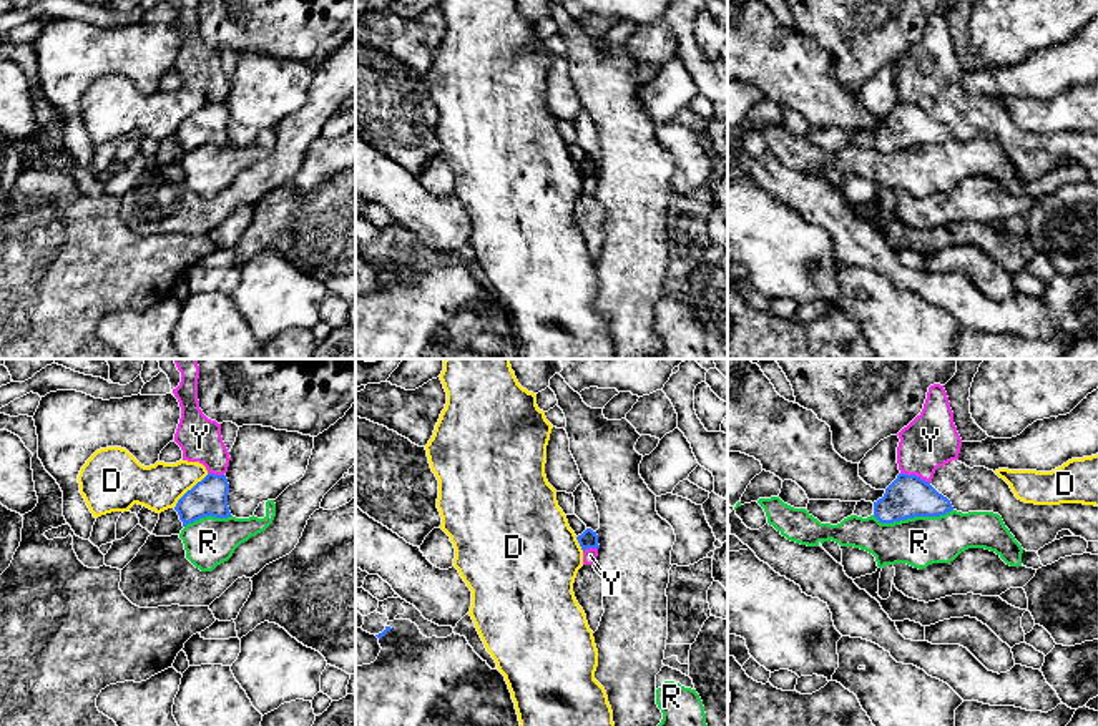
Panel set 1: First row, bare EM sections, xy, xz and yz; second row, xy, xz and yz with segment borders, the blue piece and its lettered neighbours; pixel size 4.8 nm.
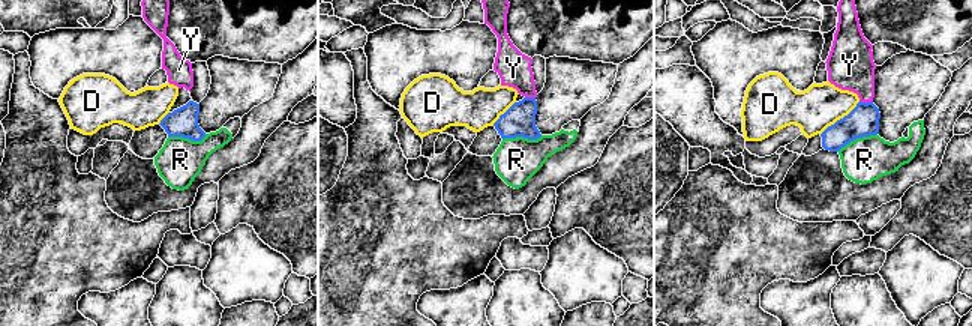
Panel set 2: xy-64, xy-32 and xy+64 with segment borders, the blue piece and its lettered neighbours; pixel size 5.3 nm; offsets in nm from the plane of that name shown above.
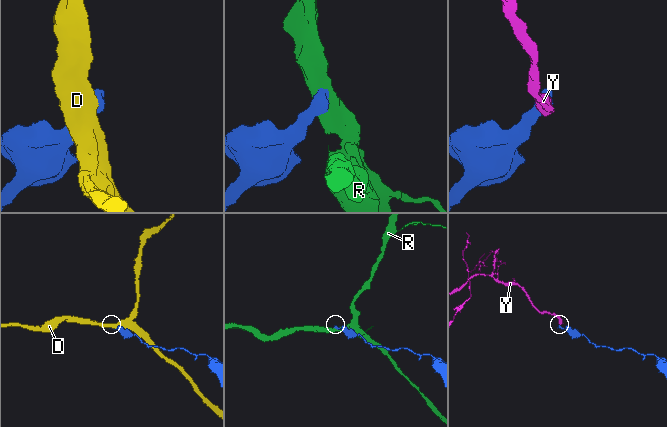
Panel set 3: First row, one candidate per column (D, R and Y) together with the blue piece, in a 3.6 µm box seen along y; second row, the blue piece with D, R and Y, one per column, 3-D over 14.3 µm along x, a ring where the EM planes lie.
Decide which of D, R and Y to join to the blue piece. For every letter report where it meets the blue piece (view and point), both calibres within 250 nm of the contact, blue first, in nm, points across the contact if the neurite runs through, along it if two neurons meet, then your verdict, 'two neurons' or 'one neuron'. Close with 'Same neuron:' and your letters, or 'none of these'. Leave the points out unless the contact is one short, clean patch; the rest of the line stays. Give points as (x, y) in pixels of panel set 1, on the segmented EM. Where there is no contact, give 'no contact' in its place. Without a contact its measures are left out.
D: contact xy (191, 489); calibres 180 and 220 nm; two neurons
R: contact yz (912, 517); calibres 200 and 240 nm; border yz (952, 509), (892, 522), (872, 515); two neurons
Y: contact yz (916, 475); calibres 200 and 260 nm; border yz (901, 472), (919, 475), (929, 484); two neurons
Same neuron: none of these

